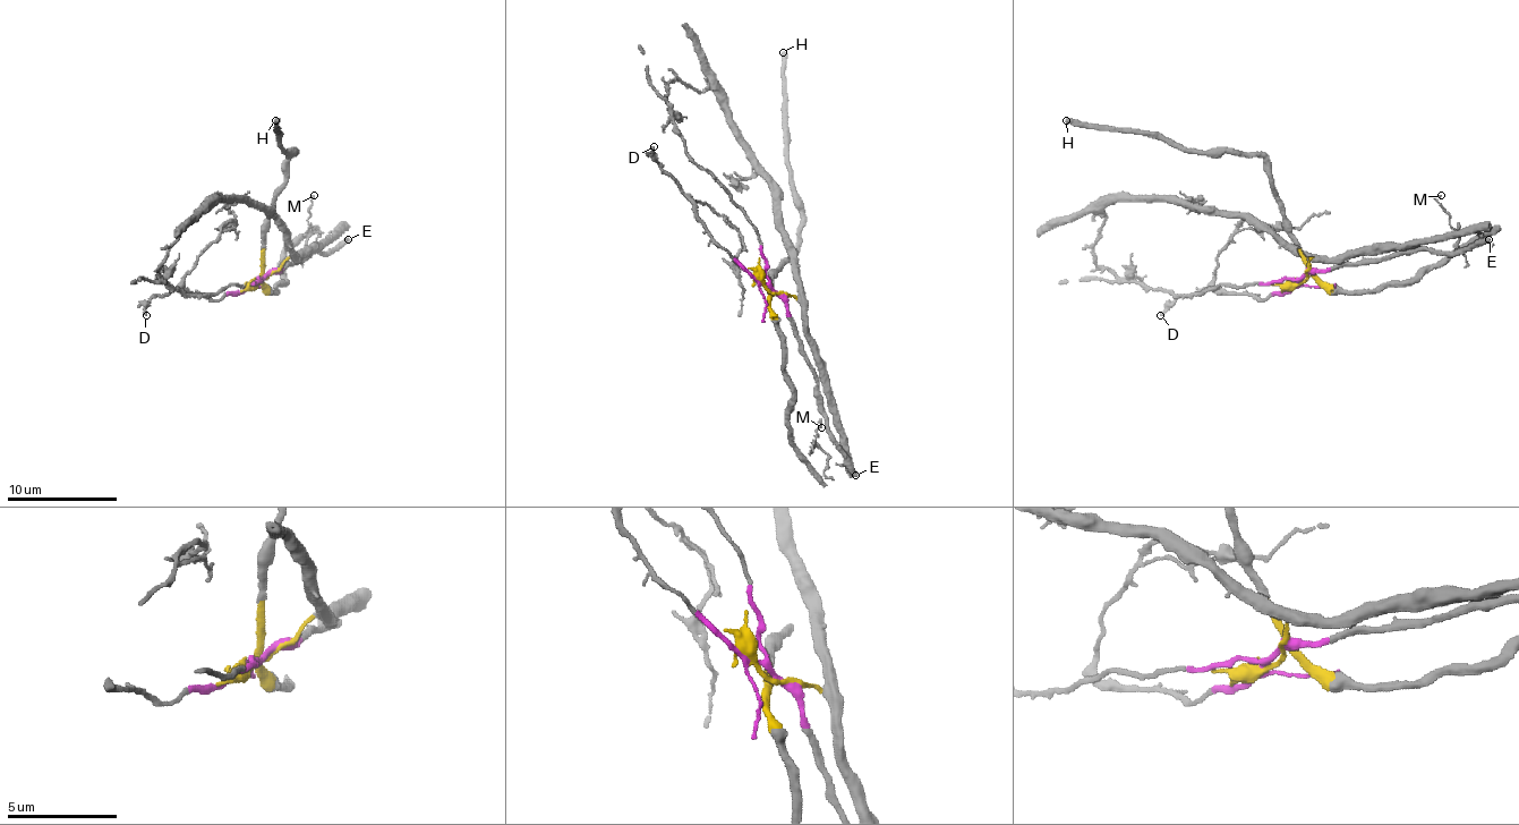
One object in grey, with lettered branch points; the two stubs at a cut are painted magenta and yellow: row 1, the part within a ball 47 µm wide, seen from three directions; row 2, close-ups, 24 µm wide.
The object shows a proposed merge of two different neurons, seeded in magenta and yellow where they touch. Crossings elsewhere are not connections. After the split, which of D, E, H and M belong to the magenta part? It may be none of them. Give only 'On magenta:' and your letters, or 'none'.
On magenta: D, E

